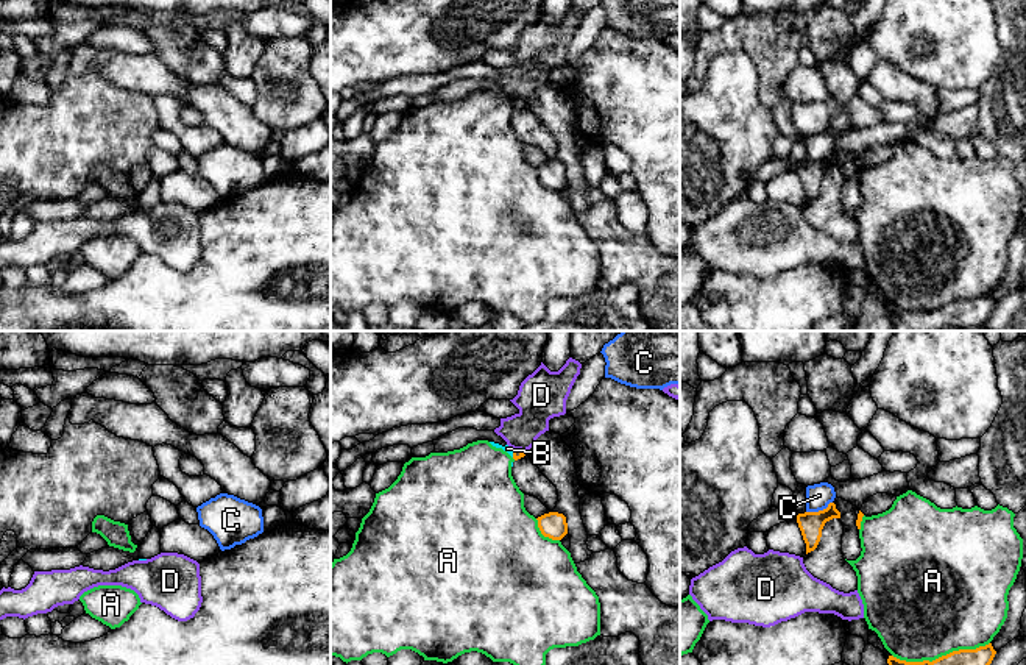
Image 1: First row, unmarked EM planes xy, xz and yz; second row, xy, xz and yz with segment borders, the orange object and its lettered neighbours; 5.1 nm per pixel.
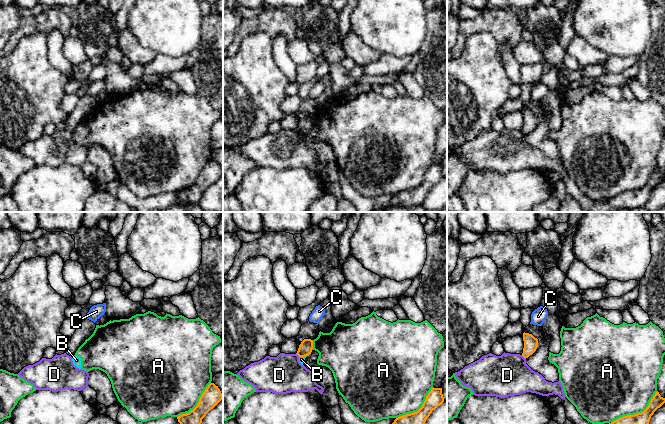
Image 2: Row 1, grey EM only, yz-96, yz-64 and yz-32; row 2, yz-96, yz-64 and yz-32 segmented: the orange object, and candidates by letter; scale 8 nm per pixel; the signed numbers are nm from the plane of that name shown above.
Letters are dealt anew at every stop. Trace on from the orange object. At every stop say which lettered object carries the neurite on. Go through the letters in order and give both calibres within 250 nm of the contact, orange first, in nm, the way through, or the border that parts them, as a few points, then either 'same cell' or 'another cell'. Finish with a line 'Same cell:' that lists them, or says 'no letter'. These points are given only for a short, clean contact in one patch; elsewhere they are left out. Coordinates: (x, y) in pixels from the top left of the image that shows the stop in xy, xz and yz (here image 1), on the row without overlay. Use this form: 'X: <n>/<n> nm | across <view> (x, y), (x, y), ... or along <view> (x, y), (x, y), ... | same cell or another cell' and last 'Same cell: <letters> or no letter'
A: 190/500 nm | another cell
B: 50/40 nm | along xz (512, 100), (513, 106) | another cell
C: 130/130 nm | another cell
D: 50/200 nm | along xz (513, 99), (520, 99), (524, 103) | another cell
Same cell: no letter

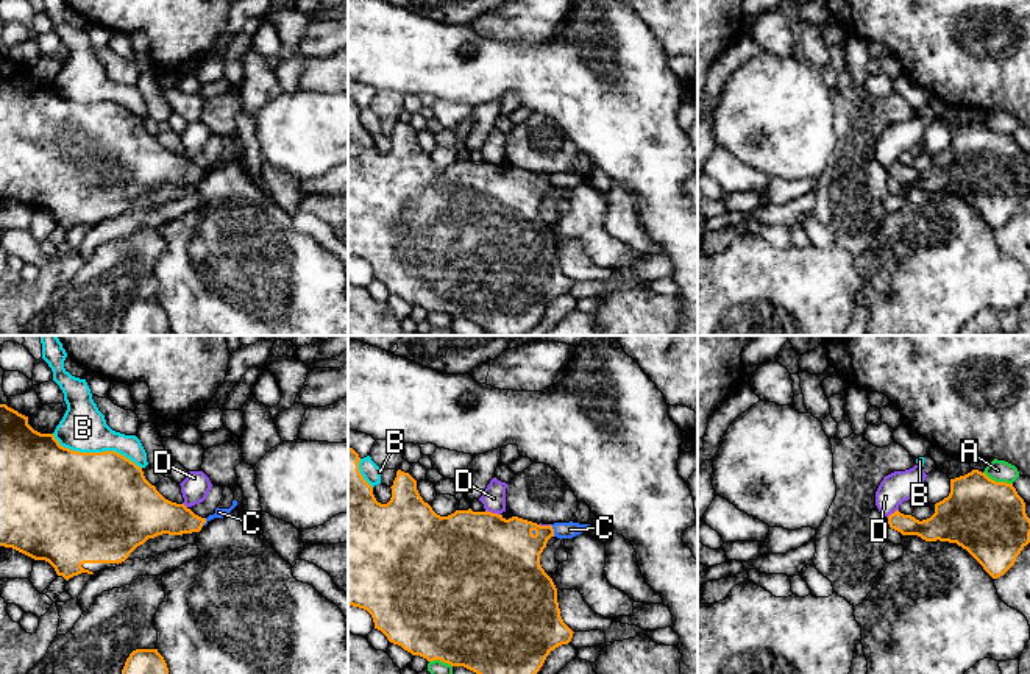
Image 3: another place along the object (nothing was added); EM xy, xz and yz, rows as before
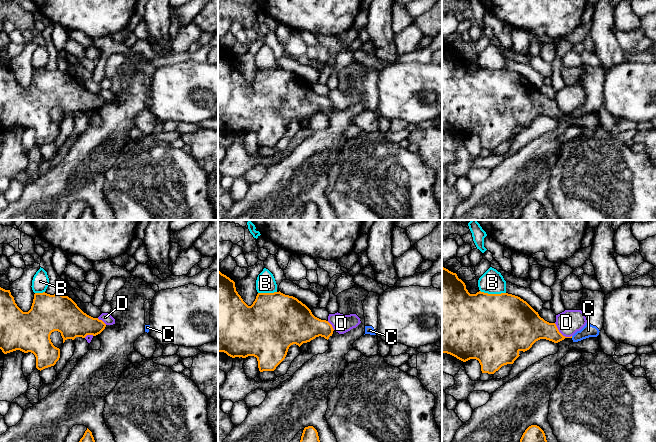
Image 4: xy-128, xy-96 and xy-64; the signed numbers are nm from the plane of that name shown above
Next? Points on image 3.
A: 400/110 nm | another cell
B: 500/240 nm | another cell
C: 300/80 nm | across xz (509, 202), (520, 192), (553, 181), (570, 180) | same cell
D: 500/130 nm | another cell
Same cell: C

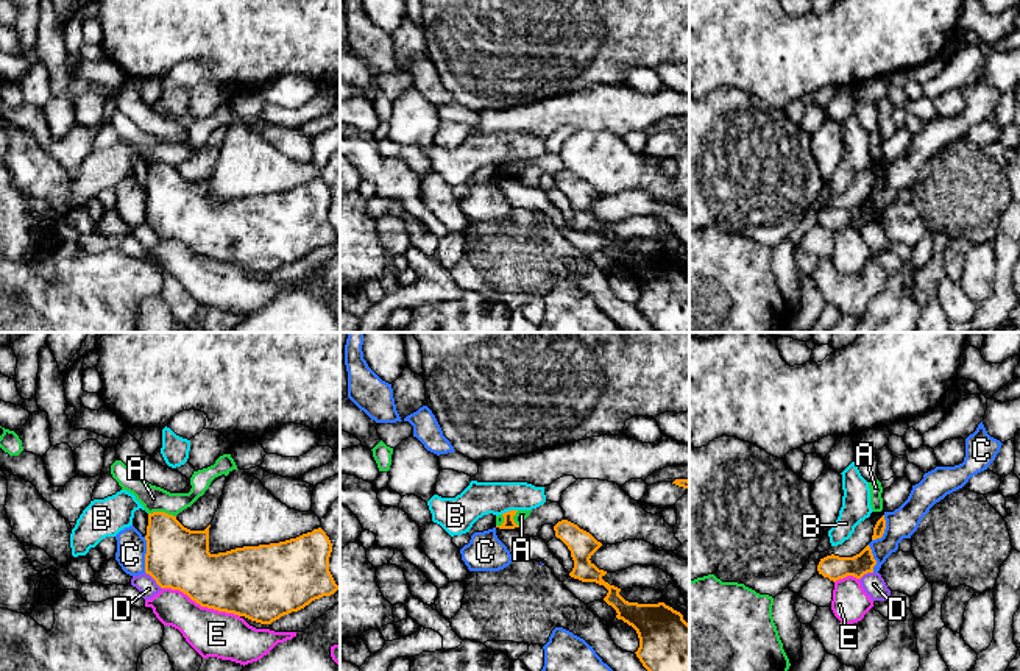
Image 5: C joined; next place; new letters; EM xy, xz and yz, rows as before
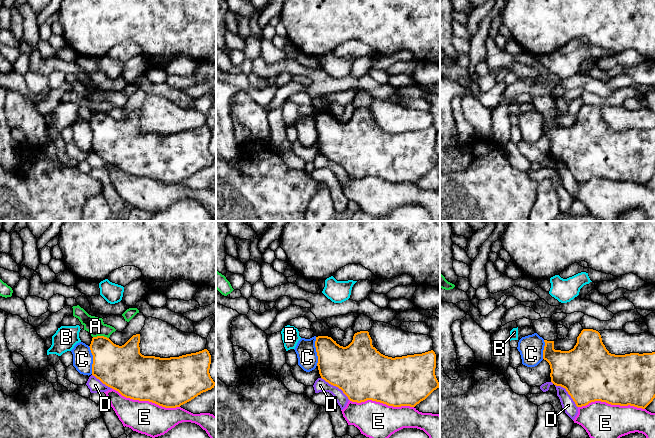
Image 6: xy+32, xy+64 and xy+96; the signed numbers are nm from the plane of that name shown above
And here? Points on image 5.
A: 320/130 nm | along xy (148, 163), (167, 163), (175, 167) | another cell
B: 60/180 nm | along xz (517, 159), (501, 164) | another cell
C: 320/160 nm | another cell
D: 320/100 nm | another cell
E: 340/240 nm | another cell
Same cell: no letter

